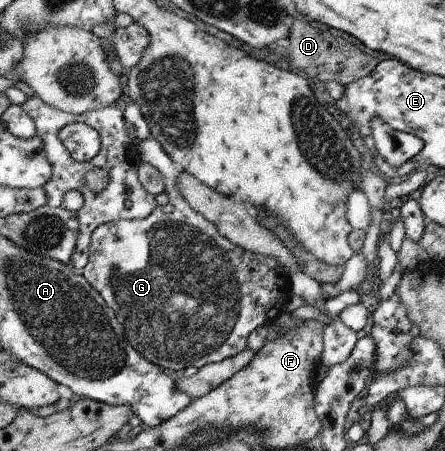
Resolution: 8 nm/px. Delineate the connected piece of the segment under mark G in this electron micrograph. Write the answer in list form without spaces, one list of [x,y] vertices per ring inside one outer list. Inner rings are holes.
[[[152,137],[138,144],[140,156],[144,161],[156,167],[164,181],[163,192],[168,196],[166,205],[157,205],[152,214],[145,219],[117,220],[113,223],[104,223],[96,227],[92,234],[91,257],[88,258],[88,265],[84,267],[83,276],[90,284],[103,296],[105,303],[116,312],[118,322],[123,327],[123,333],[127,341],[150,362],[158,363],[158,366],[171,374],[177,374],[187,367],[203,367],[211,362],[220,362],[223,359],[239,354],[248,347],[248,337],[252,331],[258,327],[271,325],[285,311],[288,299],[291,299],[291,273],[275,258],[253,254],[245,251],[244,248],[237,247],[231,240],[220,234],[216,224],[205,219],[204,215],[196,212],[190,203],[185,201],[185,196],[181,195],[180,188],[177,187],[177,179],[184,171],[181,163],[175,163],[168,153]]]

